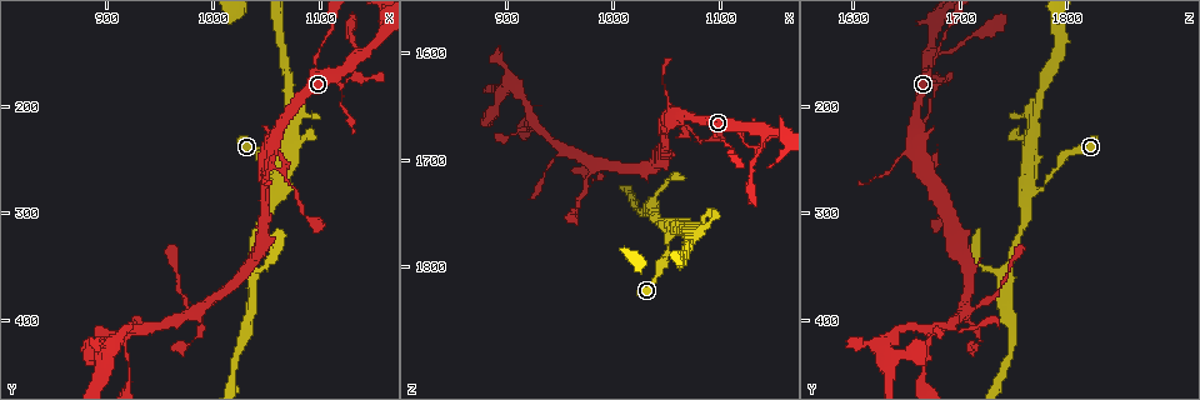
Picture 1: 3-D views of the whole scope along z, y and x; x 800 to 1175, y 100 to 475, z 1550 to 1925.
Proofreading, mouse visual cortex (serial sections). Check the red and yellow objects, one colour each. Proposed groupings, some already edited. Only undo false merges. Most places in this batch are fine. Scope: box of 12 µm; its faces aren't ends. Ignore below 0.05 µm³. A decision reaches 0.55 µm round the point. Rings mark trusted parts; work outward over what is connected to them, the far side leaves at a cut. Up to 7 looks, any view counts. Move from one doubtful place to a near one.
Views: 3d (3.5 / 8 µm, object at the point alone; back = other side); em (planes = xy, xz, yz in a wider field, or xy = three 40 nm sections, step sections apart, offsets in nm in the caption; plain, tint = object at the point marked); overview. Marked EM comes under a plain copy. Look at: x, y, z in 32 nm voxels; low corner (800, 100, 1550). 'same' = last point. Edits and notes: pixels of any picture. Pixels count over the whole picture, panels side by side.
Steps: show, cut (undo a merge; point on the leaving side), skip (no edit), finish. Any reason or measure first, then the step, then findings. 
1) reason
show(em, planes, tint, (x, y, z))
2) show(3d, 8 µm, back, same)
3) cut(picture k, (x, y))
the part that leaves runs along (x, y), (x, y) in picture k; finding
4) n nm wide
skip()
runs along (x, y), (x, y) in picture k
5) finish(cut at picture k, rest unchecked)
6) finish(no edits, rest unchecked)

three arms meet
show(3d, 3.5 µm, (1058, 280, 1768))

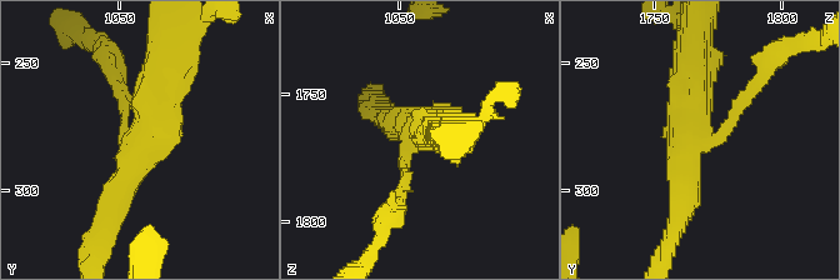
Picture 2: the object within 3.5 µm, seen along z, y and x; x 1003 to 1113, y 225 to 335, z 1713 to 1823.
now the EM
show(em, planes, tint, (1056, 282, 1768))

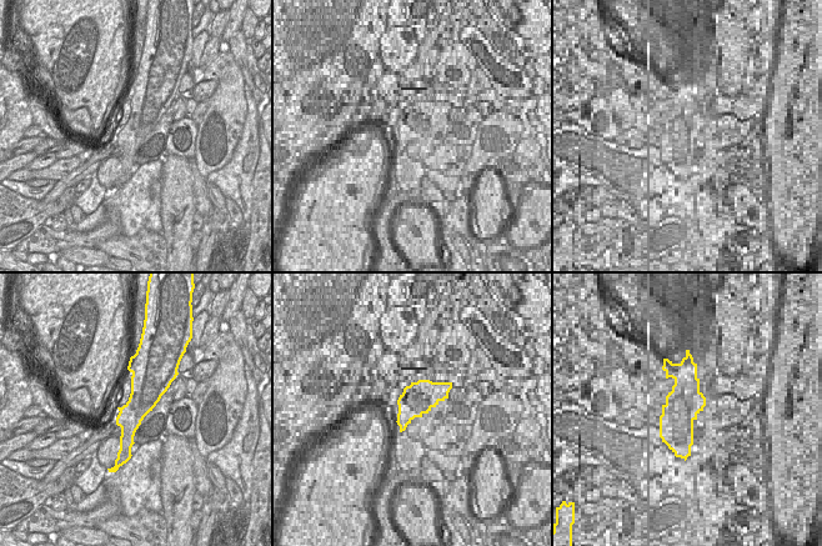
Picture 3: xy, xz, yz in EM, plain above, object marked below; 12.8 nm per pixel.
arms of 150, 350, 500 nm
skip()
runs along (399, 194), (414, 140), (449, 134) in picture 2; continuous, no second cell

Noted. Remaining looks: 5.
sudden change in width
show(3d, 3.5 µm, (1124, 178, 1686))

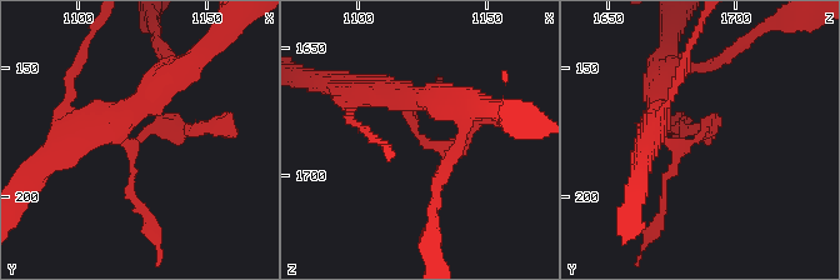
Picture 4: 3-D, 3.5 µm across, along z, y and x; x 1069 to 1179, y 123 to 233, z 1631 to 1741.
show(em, xy, step 3, tint, (1122, 177, 1685))

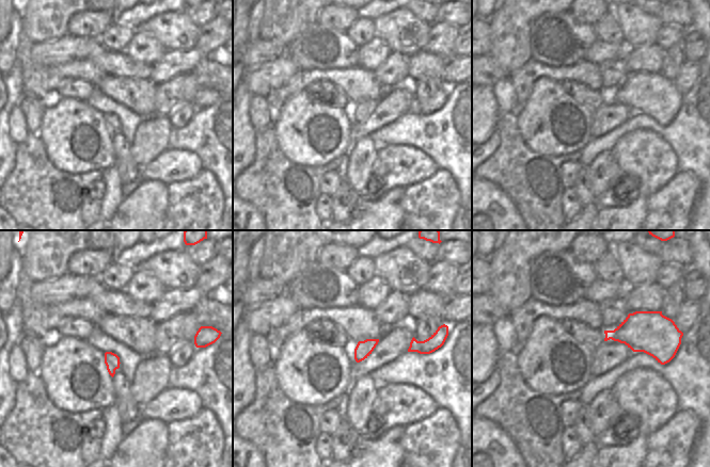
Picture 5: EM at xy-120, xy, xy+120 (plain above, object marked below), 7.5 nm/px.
cut(picture 4, (158, 130))
the part that leaves runs along (126, 141), (153, 126), (210, 130) in picture 4; two cells meet here

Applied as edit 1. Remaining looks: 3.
small branch off a trunk
show(3d, 3.5 µm, (1052, 256, 1668))

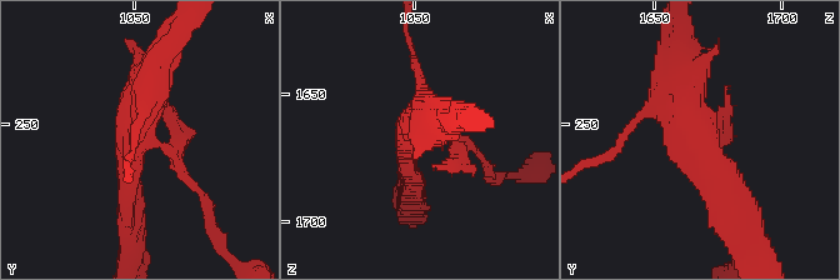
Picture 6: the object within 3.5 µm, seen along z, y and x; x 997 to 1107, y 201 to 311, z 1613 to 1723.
show(em, xy, step 2, tint, same)

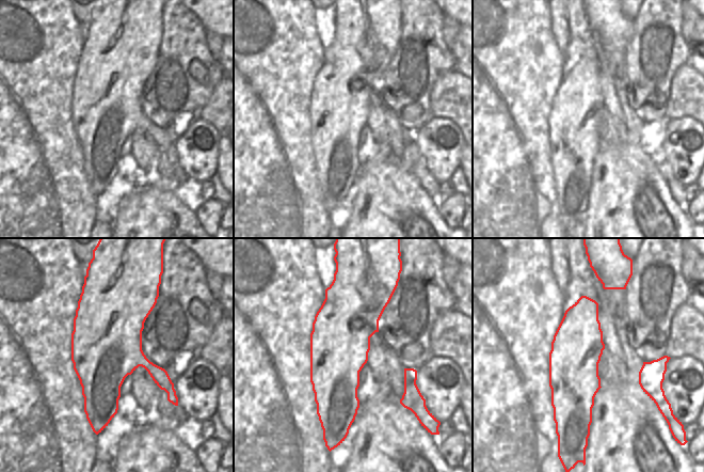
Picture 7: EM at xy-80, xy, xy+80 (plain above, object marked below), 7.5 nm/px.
cut(picture 6, (186, 179))
the part that leaves runs along (160, 149), (206, 203), (218, 241) in picture 6; two cells meet here

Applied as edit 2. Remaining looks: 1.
finish(cut at picture 4, cut at picture 6, rest unchecked)

